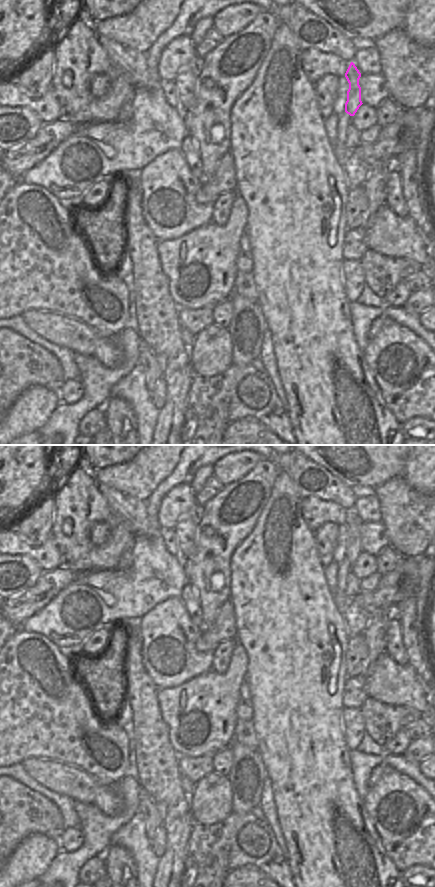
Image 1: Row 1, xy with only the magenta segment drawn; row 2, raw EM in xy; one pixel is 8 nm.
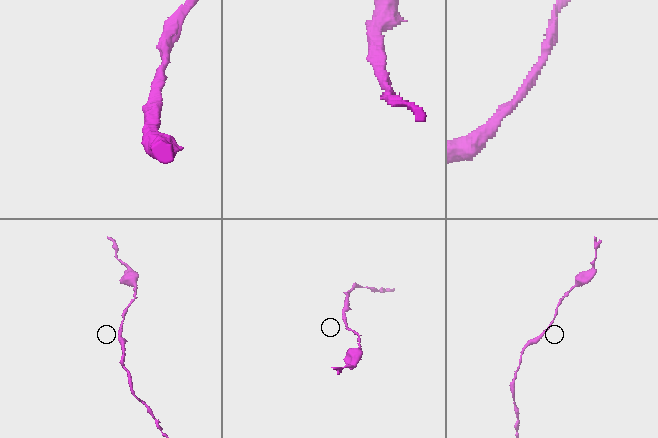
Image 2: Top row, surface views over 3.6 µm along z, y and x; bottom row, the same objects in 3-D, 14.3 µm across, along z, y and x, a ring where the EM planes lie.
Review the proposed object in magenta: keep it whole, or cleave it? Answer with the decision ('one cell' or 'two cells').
one cell

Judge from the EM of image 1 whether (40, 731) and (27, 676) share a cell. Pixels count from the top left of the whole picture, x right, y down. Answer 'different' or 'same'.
same

